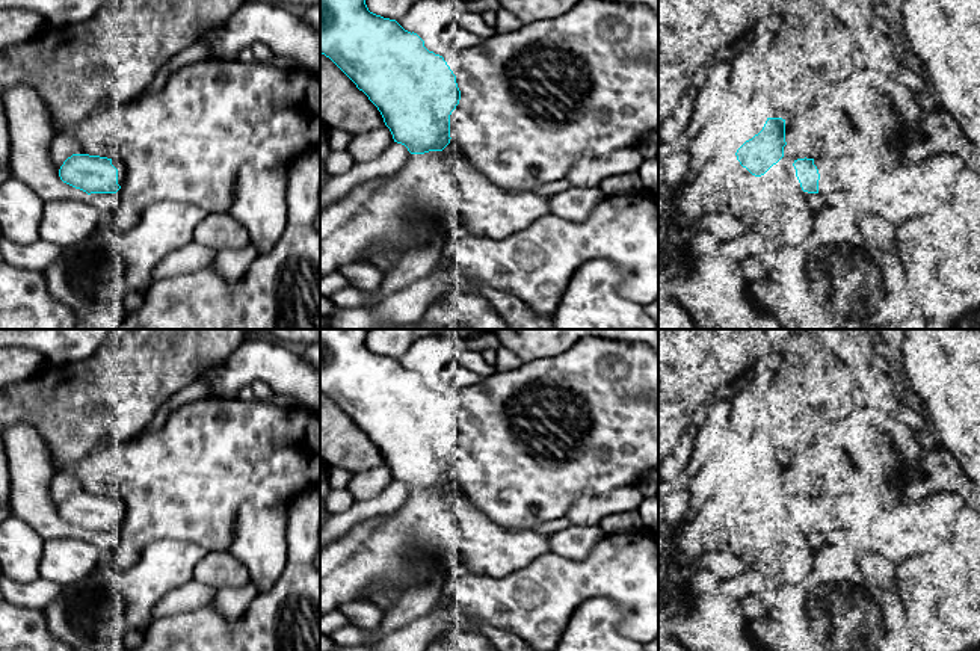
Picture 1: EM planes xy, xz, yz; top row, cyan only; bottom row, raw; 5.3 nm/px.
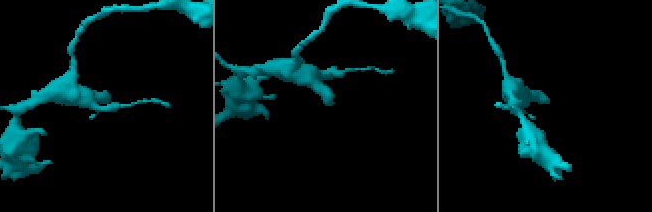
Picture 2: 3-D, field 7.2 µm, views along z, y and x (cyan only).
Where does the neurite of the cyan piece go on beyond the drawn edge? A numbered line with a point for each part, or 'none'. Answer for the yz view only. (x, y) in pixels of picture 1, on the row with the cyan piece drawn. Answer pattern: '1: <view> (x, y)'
1: yz (834, 175)

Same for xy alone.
1: xy (118, 163)

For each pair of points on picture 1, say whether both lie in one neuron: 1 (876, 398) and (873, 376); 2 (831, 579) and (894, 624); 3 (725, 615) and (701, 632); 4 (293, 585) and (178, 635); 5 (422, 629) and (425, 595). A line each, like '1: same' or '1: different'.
1: same
2: same
3: same
4: same
5: different

